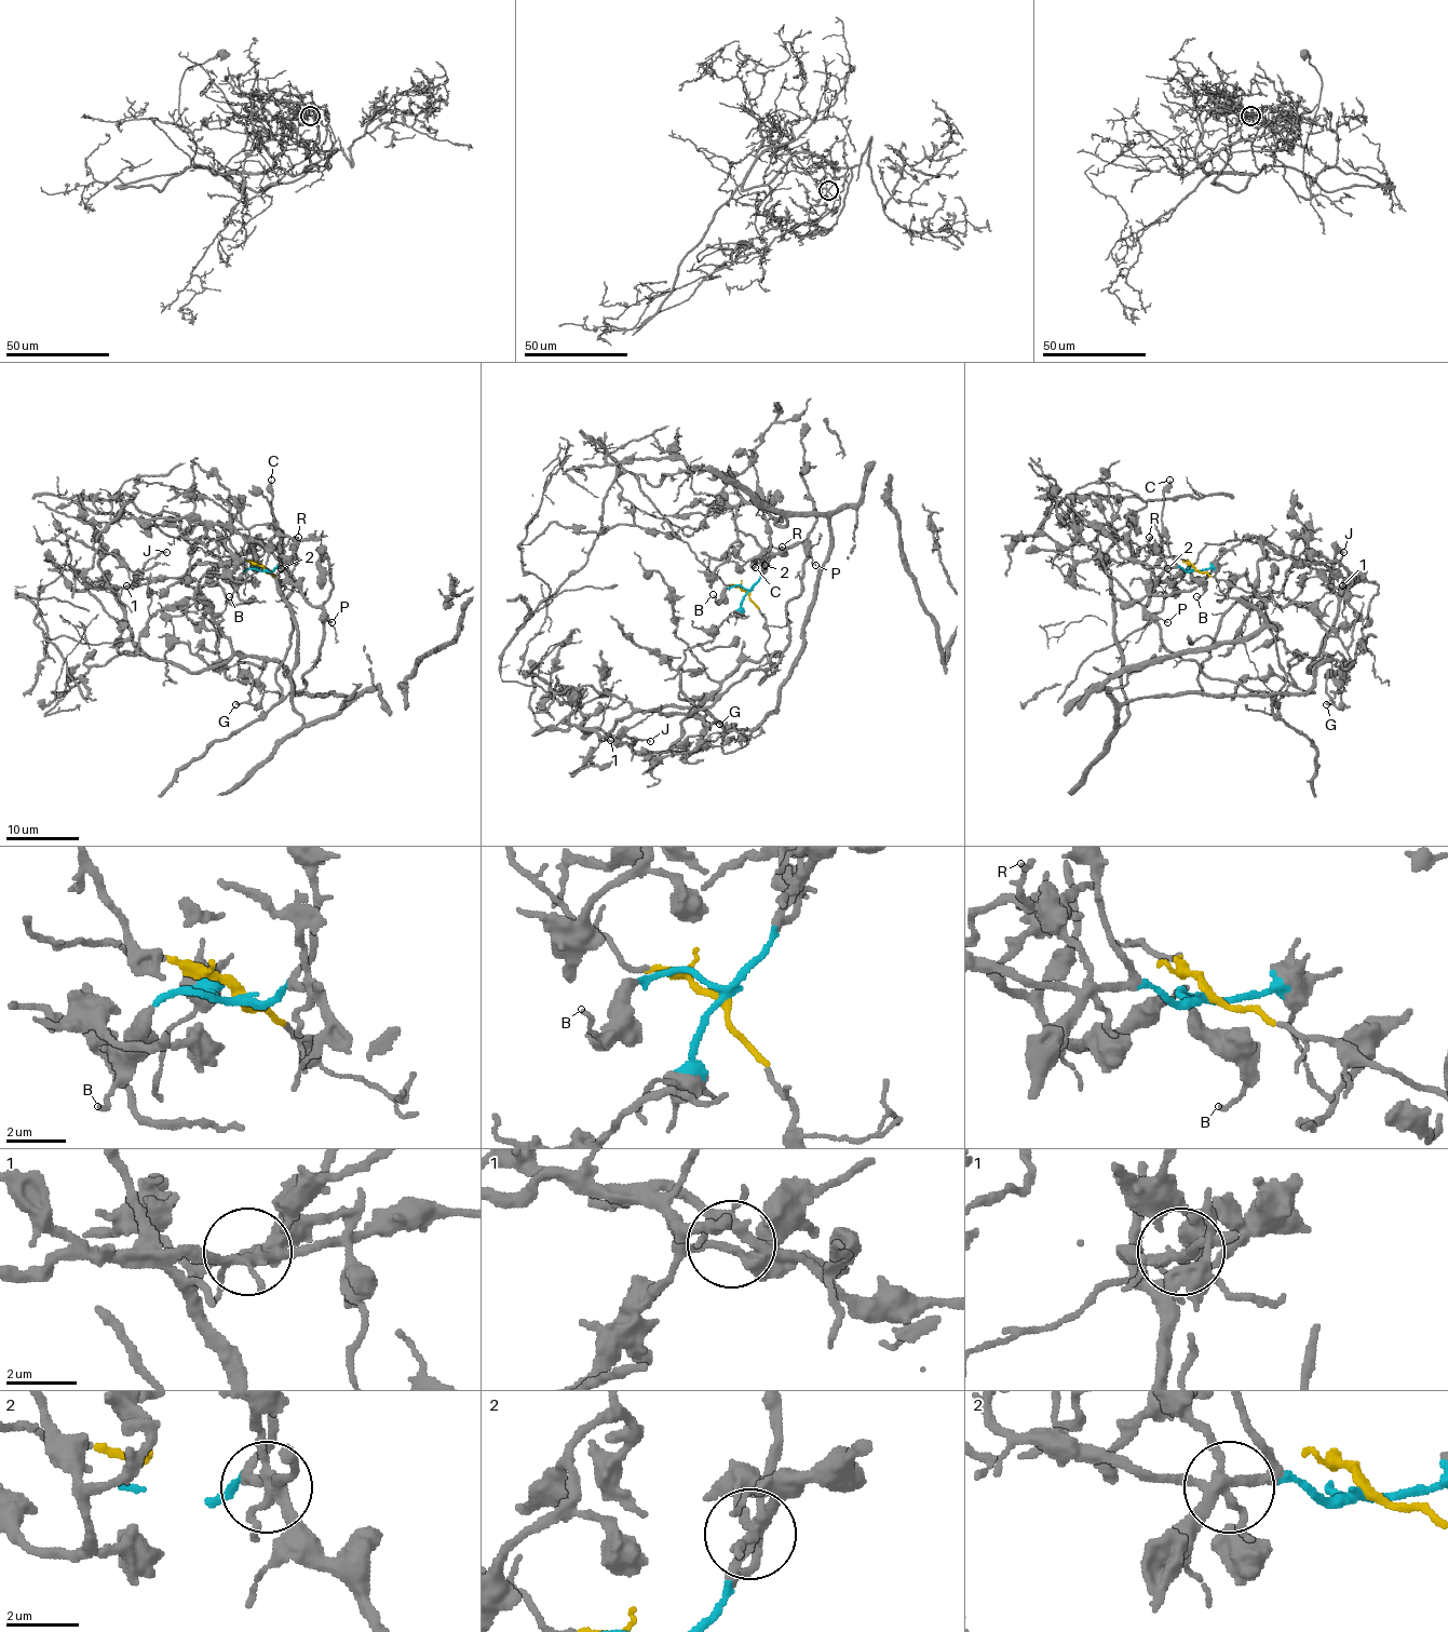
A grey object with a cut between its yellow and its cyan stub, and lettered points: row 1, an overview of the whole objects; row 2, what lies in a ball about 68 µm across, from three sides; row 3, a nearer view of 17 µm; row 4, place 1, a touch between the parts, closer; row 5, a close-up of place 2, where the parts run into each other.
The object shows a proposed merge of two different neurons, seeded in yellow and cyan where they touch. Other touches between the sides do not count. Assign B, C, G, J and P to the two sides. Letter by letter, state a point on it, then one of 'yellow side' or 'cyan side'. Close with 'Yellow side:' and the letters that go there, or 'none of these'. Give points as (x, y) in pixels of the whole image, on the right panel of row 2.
B: at (1196, 596); cyan side
C: at (1169, 480); cyan side
G: at (1326, 704); yellow side
J: at (1343, 552); yellow side
P: at (1167, 622); cyan side
Yellow side: G, J

